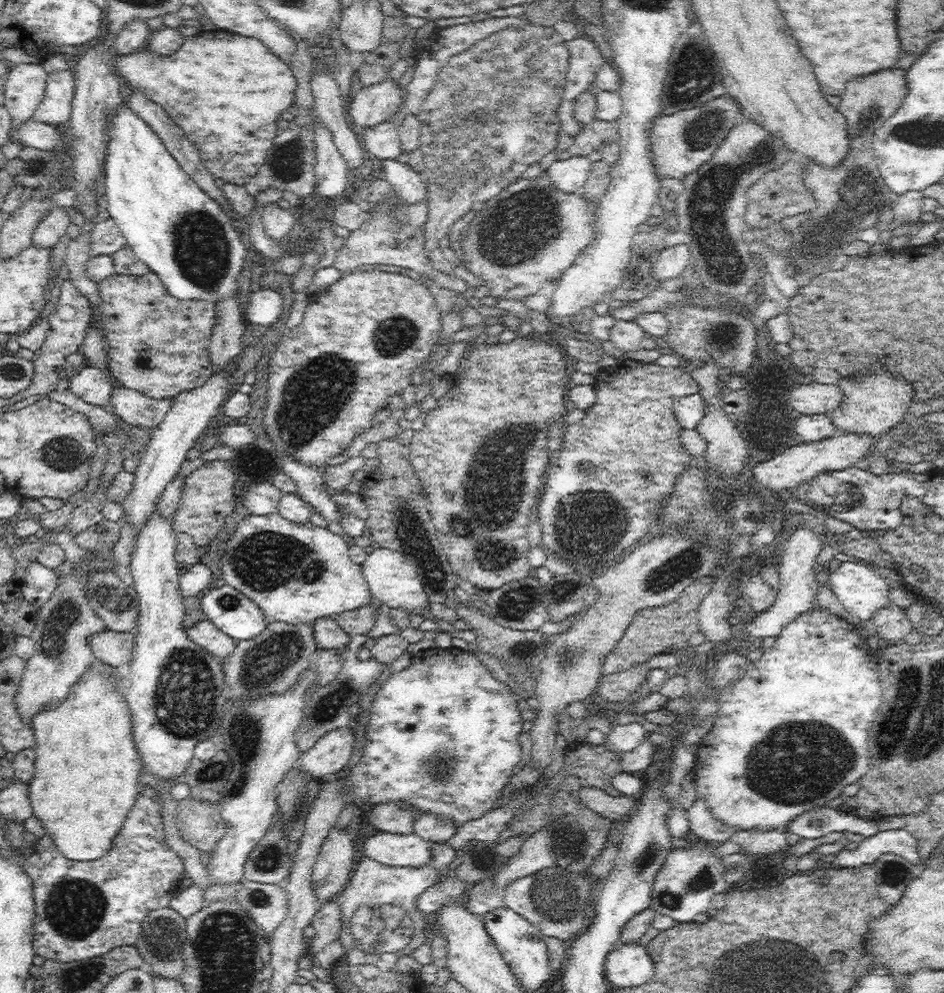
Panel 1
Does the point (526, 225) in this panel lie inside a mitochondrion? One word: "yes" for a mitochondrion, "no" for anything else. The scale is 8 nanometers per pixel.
yes

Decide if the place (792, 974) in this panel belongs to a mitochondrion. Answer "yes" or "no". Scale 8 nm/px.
yes

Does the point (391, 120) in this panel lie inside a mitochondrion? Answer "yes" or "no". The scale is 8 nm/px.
no

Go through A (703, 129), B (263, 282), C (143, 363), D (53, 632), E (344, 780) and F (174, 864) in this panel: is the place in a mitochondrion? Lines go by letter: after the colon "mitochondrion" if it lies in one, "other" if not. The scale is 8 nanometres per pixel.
A: mitochondrion
B: other
C: mitochondrion
D: mitochondrion
E: other
F: other

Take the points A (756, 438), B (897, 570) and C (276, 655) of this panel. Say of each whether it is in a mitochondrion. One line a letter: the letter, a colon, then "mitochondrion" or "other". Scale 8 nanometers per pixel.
A: other
B: other
C: mitochondrion

